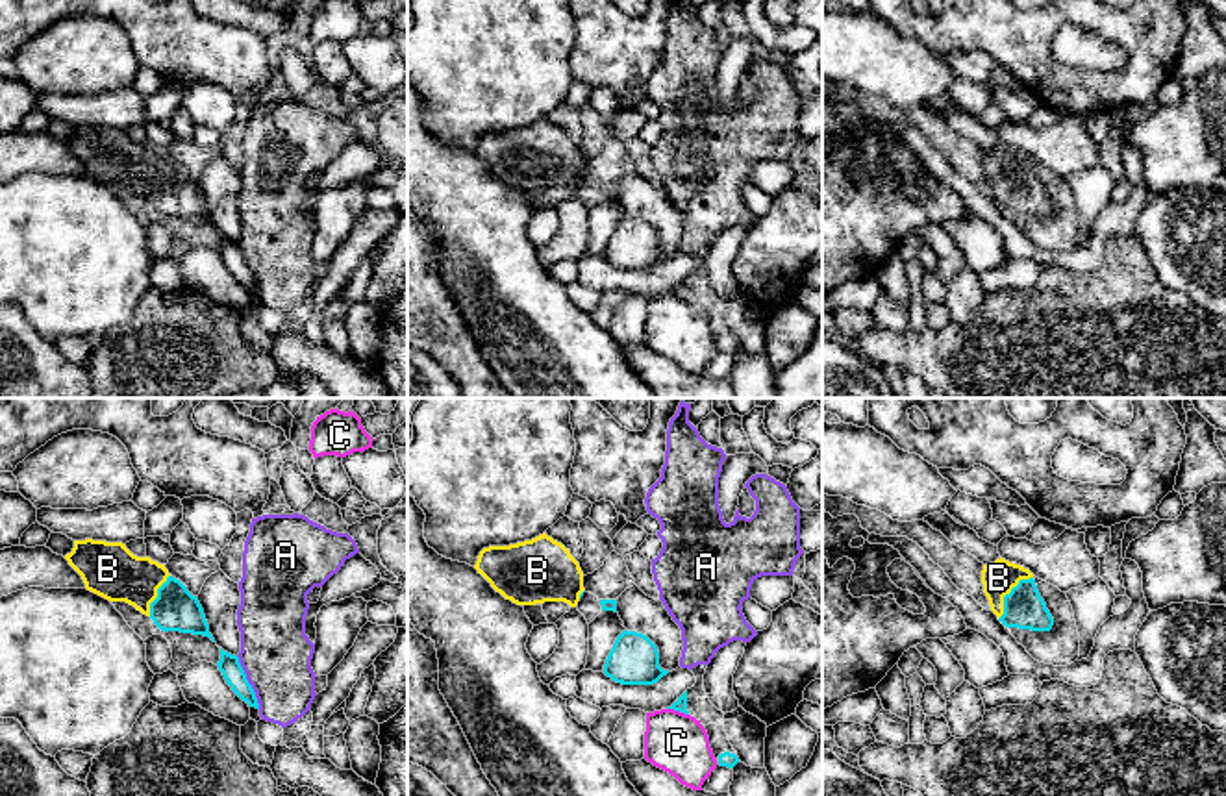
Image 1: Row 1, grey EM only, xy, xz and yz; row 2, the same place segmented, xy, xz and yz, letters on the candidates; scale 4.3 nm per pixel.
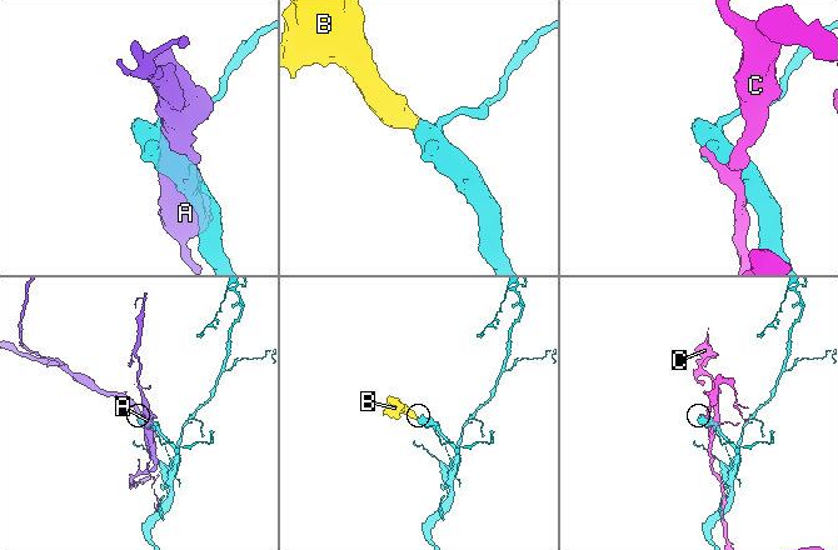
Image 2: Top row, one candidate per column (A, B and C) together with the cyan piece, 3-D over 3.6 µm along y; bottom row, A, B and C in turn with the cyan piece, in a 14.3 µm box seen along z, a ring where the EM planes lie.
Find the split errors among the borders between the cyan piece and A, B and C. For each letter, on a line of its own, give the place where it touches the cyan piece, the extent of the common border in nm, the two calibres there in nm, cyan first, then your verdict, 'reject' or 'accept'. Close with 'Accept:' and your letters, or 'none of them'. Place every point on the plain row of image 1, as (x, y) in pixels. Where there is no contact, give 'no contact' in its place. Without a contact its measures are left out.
A: meets cyan in xy at (247, 267); contact 260 nm long; 90 nm thick on the cyan side, 300 nm on the other; reject
B: meets cyan in yz at (1006, 180); contact 240 nm long; 180 nm thick on the cyan side, 150 nm on the other; accept
C: meets cyan in xz at (678, 295); contact 100 nm long; 50 nm thick on the cyan side, 260 nm on the other; reject
Accept: B

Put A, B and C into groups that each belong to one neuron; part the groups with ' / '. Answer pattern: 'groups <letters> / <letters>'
groups A / B / C

